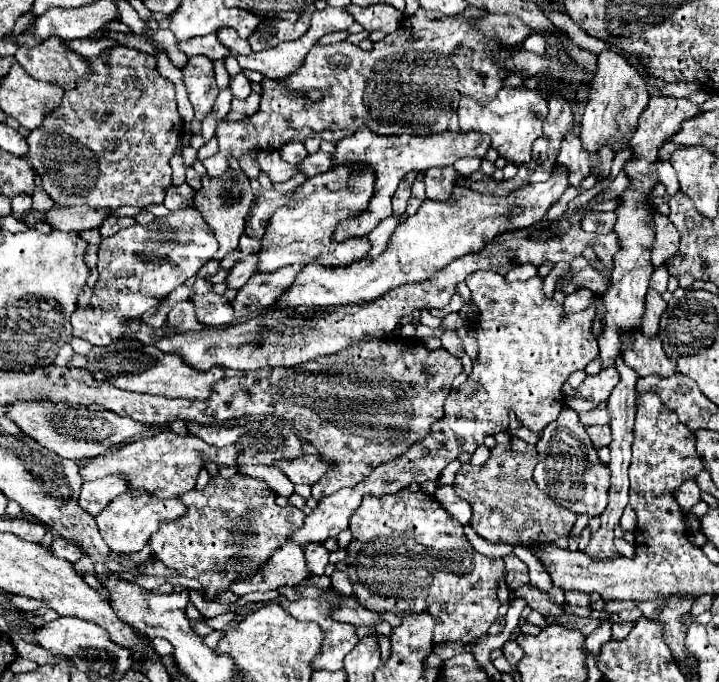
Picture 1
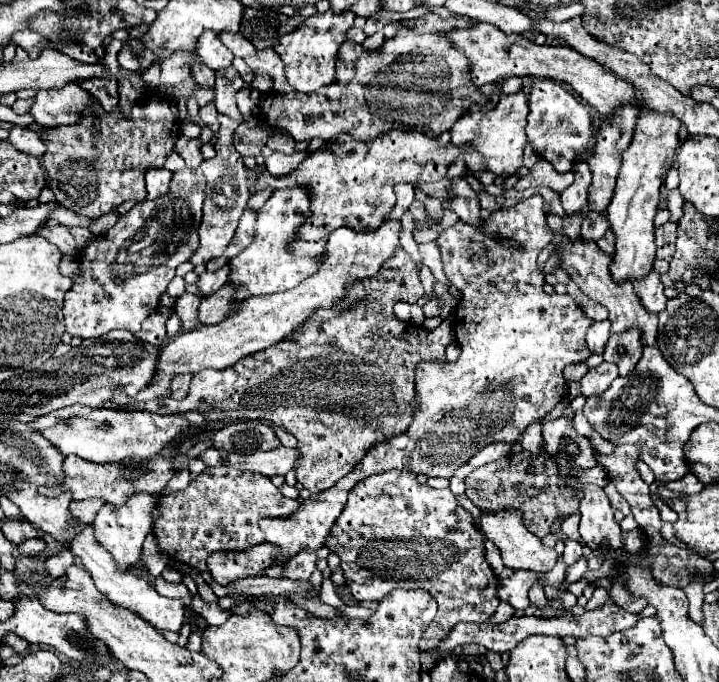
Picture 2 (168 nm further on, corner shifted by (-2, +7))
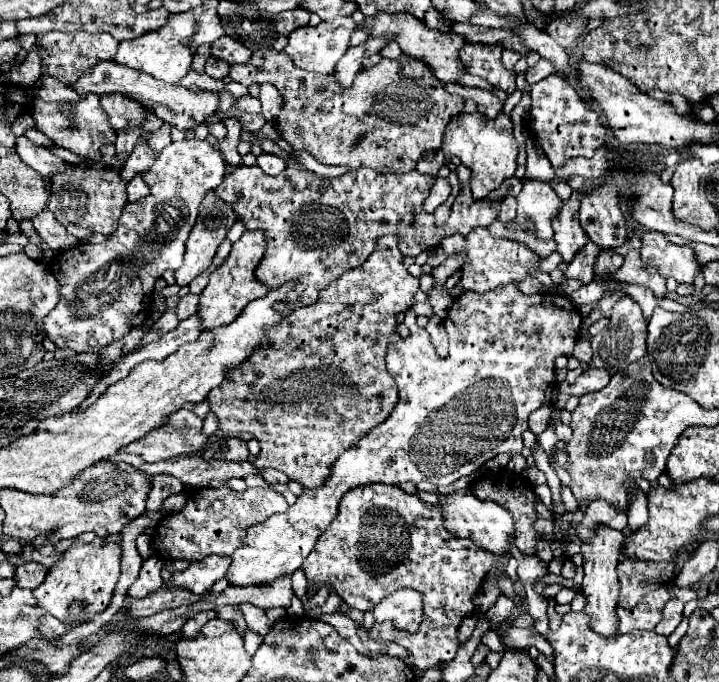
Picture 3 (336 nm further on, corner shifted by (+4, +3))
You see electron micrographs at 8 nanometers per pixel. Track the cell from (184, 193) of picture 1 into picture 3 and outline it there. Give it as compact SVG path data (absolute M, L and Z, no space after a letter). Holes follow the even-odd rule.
M134 175L134 179L128 183L128 201L138 201L140 197L148 195L148 185L144 185L142 175Z

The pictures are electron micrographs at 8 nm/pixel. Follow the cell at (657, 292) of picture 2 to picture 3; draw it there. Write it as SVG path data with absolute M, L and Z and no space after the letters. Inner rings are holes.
M630 251L630 253L624 257L622 267L620 267L612 277L616 277L616 281L644 285L644 287L648 287L658 299L662 299L662 297L666 295L666 279L664 279L654 267L642 263L638 251Z

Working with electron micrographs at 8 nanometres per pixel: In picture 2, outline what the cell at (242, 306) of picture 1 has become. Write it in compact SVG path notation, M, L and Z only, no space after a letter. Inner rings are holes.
M224 285L222 289L218 289L218 293L214 293L214 297L200 303L198 321L200 325L214 325L222 321L222 317L226 317L230 309L236 309L236 305L230 305L230 285Z

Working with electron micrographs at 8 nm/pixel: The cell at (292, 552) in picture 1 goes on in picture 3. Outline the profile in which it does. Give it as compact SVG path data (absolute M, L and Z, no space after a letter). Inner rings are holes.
M208 555L196 563L190 563L188 569L174 573L172 581L178 587L186 587L196 595L202 595L204 591L210 591L212 585L226 577L228 573L228 565L232 559L230 557L220 557L220 555Z

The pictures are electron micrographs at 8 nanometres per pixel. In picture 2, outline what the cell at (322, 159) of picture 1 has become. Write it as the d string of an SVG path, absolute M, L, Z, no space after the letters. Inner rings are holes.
M272 153L268 159L266 159L266 169L270 171L270 175L274 177L280 177L280 175L286 175L290 169L286 169L286 155L284 153Z

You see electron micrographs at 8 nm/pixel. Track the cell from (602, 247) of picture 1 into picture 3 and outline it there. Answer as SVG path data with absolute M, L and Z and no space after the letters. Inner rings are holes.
M602 249L600 251L600 255L596 257L596 271L610 271L610 273L614 273L620 265L622 265L622 255L620 253L610 253L612 249Z

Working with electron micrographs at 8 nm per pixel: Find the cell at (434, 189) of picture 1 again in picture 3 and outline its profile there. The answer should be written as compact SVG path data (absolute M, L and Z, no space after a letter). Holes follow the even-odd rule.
M476 227L468 237L464 237L466 241L466 263L462 267L462 279L458 281L454 295L460 295L468 289L484 293L490 289L496 289L498 285L508 285L508 283L516 283L522 281L526 277L532 275L534 269L540 269L540 255L536 251L532 251L526 243L508 239L508 237L492 237L488 229L484 227Z

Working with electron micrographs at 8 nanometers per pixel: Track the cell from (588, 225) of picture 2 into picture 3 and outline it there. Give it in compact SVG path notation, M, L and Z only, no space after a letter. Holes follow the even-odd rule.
M588 241L588 245L584 245L584 249L580 249L580 253L568 263L568 269L564 271L566 277L574 277L580 279L582 283L590 283L594 277L594 261L596 255L600 253L600 247L592 241Z

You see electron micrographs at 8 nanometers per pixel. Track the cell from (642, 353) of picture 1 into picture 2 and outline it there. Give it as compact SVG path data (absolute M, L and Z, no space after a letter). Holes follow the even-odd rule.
M552 235L552 243L556 245L554 255L560 259L560 267L572 277L572 281L578 283L578 287L582 289L584 295L588 295L592 301L604 305L610 311L608 319L612 323L612 333L622 333L622 331L638 325L638 329L642 329L642 339L646 341L646 345L656 345L658 317L656 317L656 313L650 313L644 309L644 305L640 303L638 295L634 293L630 281L616 283L612 279L612 273L610 273L612 255L604 253L594 241L582 243L582 239L576 239L576 241L570 241L568 245L562 245L560 241L562 241L560 235Z

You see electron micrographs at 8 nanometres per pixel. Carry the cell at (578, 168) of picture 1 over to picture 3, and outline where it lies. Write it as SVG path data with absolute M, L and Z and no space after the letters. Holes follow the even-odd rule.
M572 191L572 197L562 201L556 217L552 217L554 241L558 245L558 253L564 257L566 263L570 263L572 257L578 253L578 249L588 243L588 235L584 233L578 221L580 199L582 199L580 191Z

